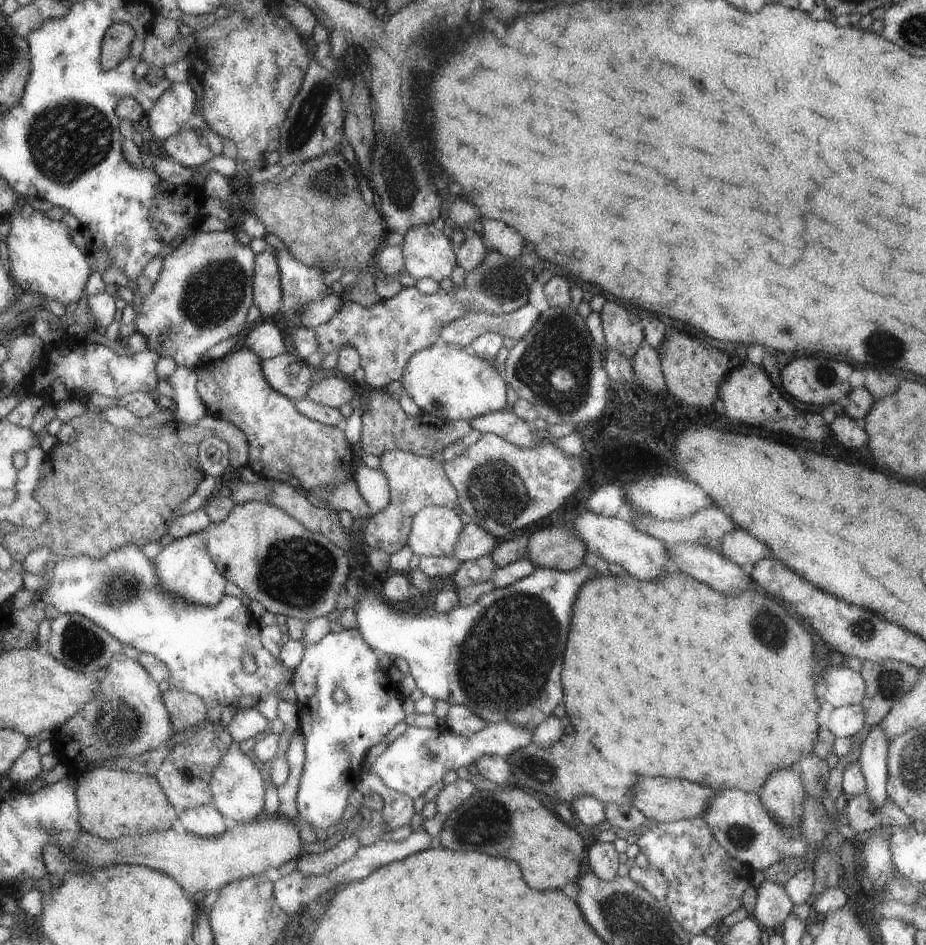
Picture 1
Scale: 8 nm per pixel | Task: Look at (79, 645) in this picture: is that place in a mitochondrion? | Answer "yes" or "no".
yes

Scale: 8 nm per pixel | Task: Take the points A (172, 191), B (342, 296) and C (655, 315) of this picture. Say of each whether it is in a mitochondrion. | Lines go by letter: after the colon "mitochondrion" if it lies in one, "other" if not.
A: other
B: other
C: other

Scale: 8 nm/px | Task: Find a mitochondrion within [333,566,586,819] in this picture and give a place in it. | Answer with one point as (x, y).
(491, 675)

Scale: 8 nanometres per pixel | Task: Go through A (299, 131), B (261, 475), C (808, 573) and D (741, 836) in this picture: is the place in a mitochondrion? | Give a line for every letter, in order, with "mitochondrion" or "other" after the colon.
A: mitochondrion
B: other
C: other
D: mitochondrion

